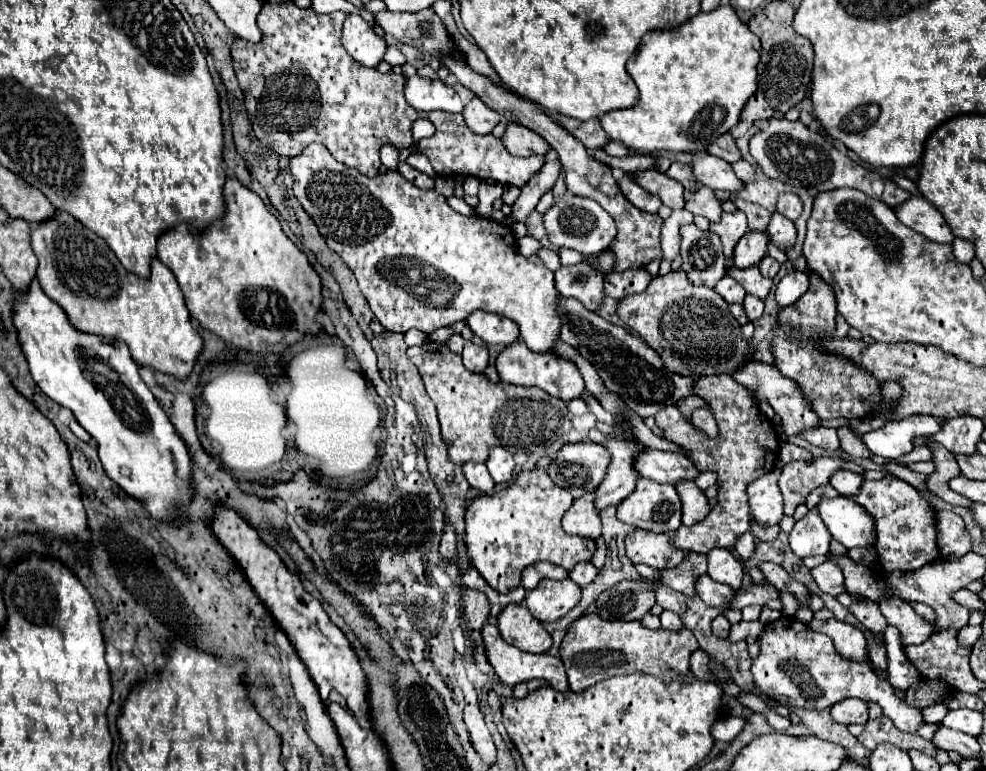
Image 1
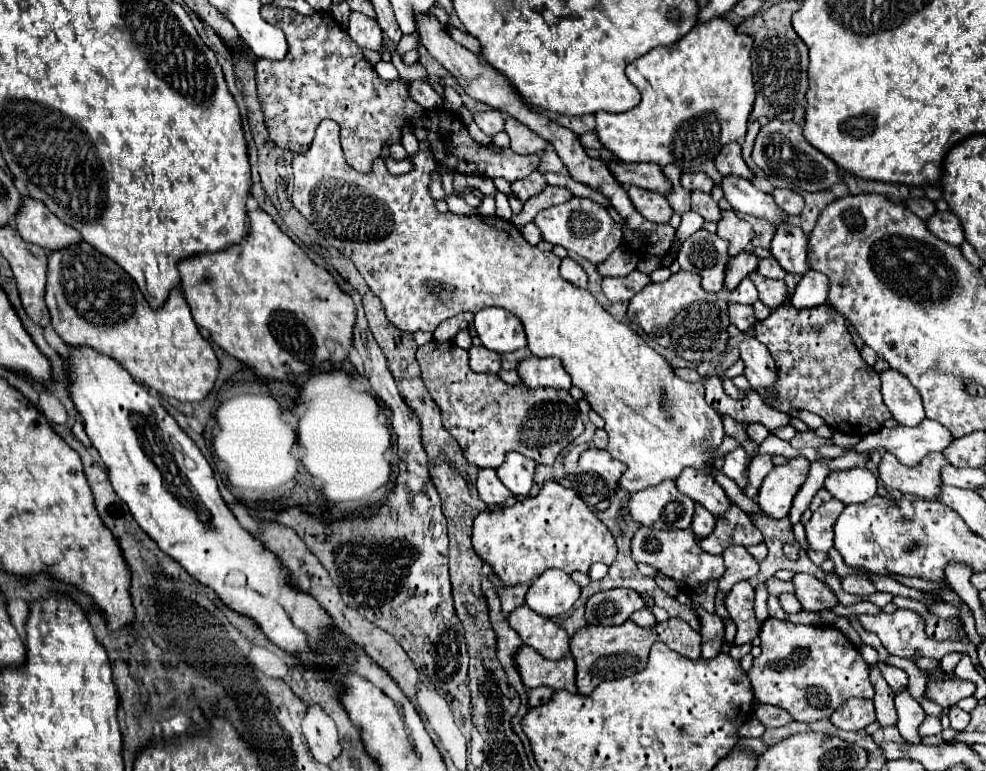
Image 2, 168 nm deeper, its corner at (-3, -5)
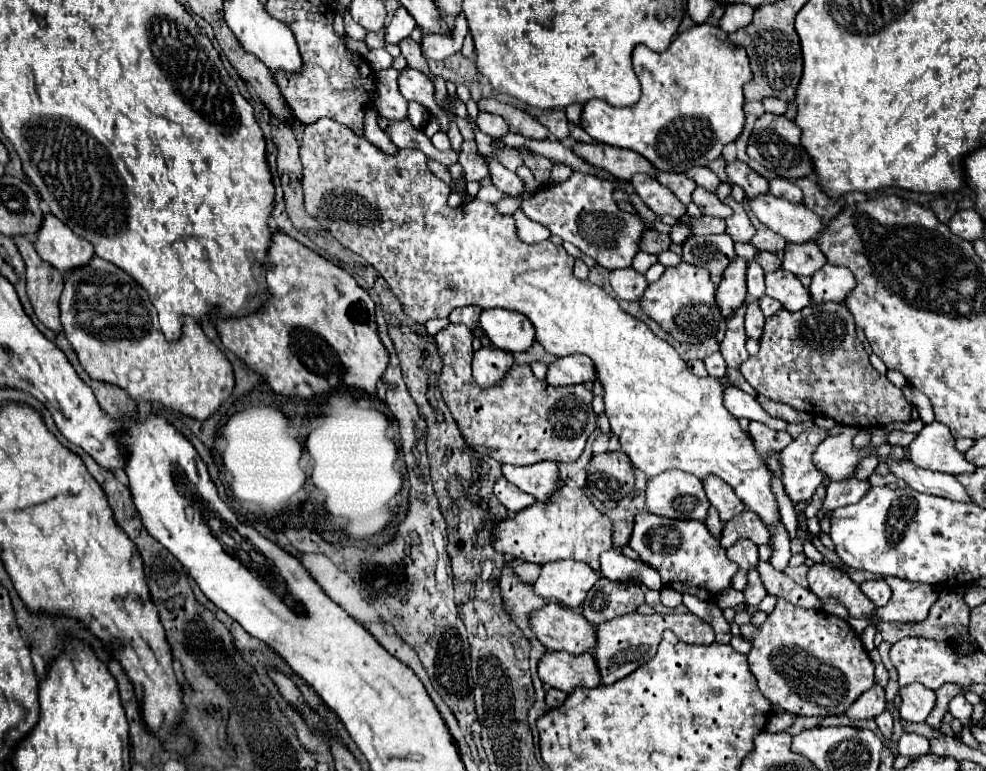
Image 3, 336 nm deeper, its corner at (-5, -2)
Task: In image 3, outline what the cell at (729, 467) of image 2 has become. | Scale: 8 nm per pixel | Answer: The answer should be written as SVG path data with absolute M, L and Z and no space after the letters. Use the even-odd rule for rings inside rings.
M843 427L841 435L837 437L827 437L821 445L817 447L815 453L815 465L827 475L831 481L839 481L845 477L855 475L855 467L859 465L859 459L865 455L863 451L857 451L853 447L853 437L861 429L855 427Z

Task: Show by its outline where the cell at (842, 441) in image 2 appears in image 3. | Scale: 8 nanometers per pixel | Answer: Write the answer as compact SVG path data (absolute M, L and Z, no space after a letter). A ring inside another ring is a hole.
M813 425L781 451L783 487L793 503L809 501L823 481L823 473L813 465L813 453L825 437L827 429Z

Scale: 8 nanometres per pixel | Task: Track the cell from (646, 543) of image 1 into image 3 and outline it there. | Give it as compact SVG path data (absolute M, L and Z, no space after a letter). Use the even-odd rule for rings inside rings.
M649 511L637 513L629 547L637 551L641 561L653 567L665 587L679 593L689 593L705 601L715 599L721 591L731 587L731 579L737 573L737 565L727 559L719 539L713 537L703 521L681 521L657 517Z

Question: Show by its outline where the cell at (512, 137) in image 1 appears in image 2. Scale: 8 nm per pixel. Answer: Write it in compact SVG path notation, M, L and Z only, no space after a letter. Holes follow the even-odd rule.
M505 116L505 132L511 138L509 148L517 154L539 154L547 148L547 142L541 136L537 136L535 132L531 132L527 126L523 126L511 116Z

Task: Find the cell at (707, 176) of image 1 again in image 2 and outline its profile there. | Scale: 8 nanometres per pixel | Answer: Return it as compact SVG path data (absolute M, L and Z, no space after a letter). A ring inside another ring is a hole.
M723 176L719 186L723 188L723 194L733 210L763 218L775 226L785 222L785 214L777 208L775 200L769 194L759 192L749 180L743 180L739 176Z

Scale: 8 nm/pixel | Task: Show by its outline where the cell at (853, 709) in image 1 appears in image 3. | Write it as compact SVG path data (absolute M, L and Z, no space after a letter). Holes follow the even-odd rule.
M875 683L873 689L865 691L847 711L845 715L853 721L859 721L859 719L869 719L869 717L877 717L881 711L885 709L885 689Z

